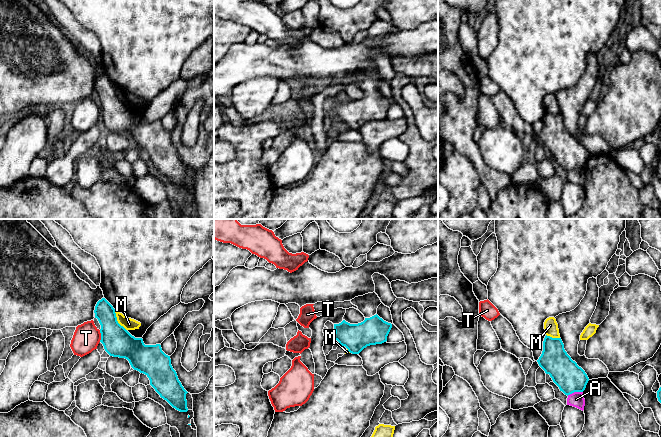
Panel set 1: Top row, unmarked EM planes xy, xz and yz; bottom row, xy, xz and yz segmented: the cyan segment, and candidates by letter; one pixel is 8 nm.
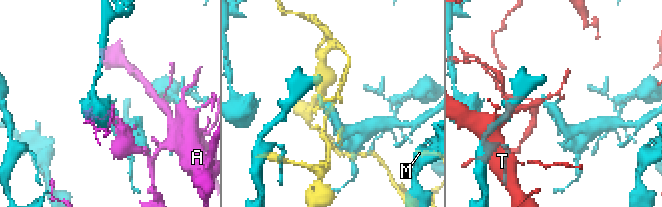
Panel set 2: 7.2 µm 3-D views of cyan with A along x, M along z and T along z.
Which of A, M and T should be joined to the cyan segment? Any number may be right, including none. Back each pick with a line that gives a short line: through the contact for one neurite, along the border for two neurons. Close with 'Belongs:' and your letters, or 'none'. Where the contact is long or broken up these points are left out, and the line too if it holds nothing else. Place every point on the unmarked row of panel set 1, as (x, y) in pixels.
Belongs: none

